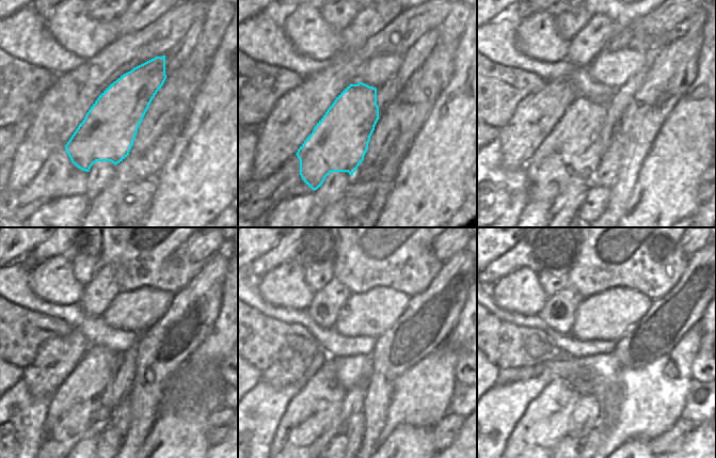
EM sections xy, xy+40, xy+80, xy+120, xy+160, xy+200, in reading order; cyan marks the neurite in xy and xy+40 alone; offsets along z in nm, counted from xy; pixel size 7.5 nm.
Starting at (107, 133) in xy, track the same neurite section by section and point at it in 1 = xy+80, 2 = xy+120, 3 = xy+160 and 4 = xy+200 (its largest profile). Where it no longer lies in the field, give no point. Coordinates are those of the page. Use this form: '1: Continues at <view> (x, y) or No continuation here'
1: Continues at xy+80 (573, 148)
2: Continues at xy+120 (77, 404)
3: Continues at xy+160 (305, 427)
4: Continues at xy+200 (532, 444).

